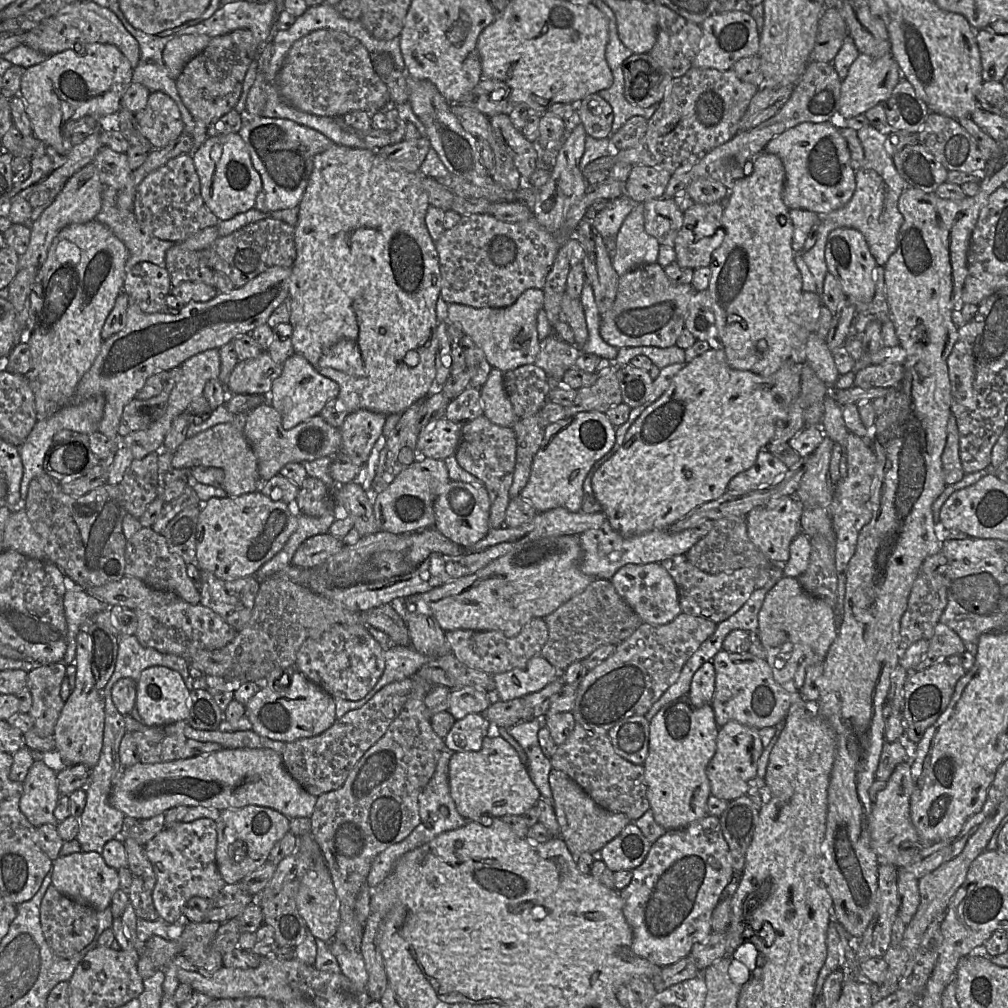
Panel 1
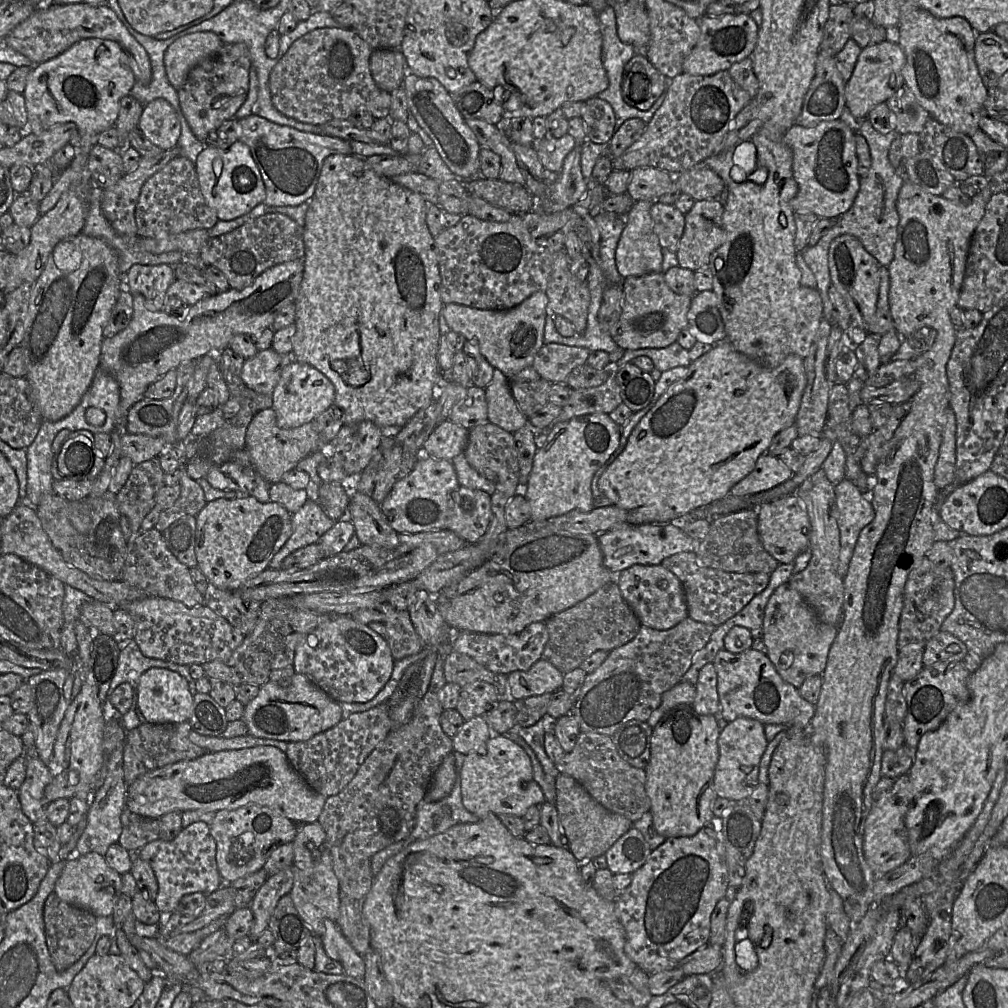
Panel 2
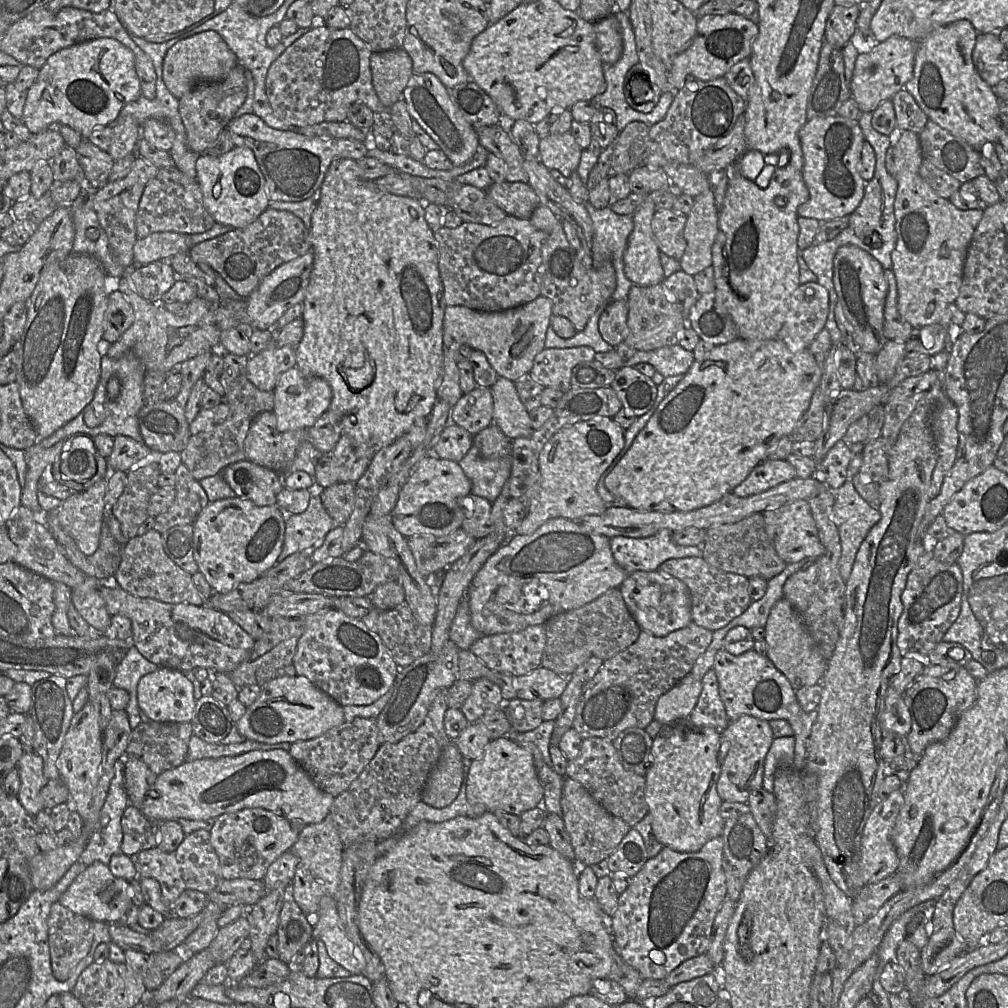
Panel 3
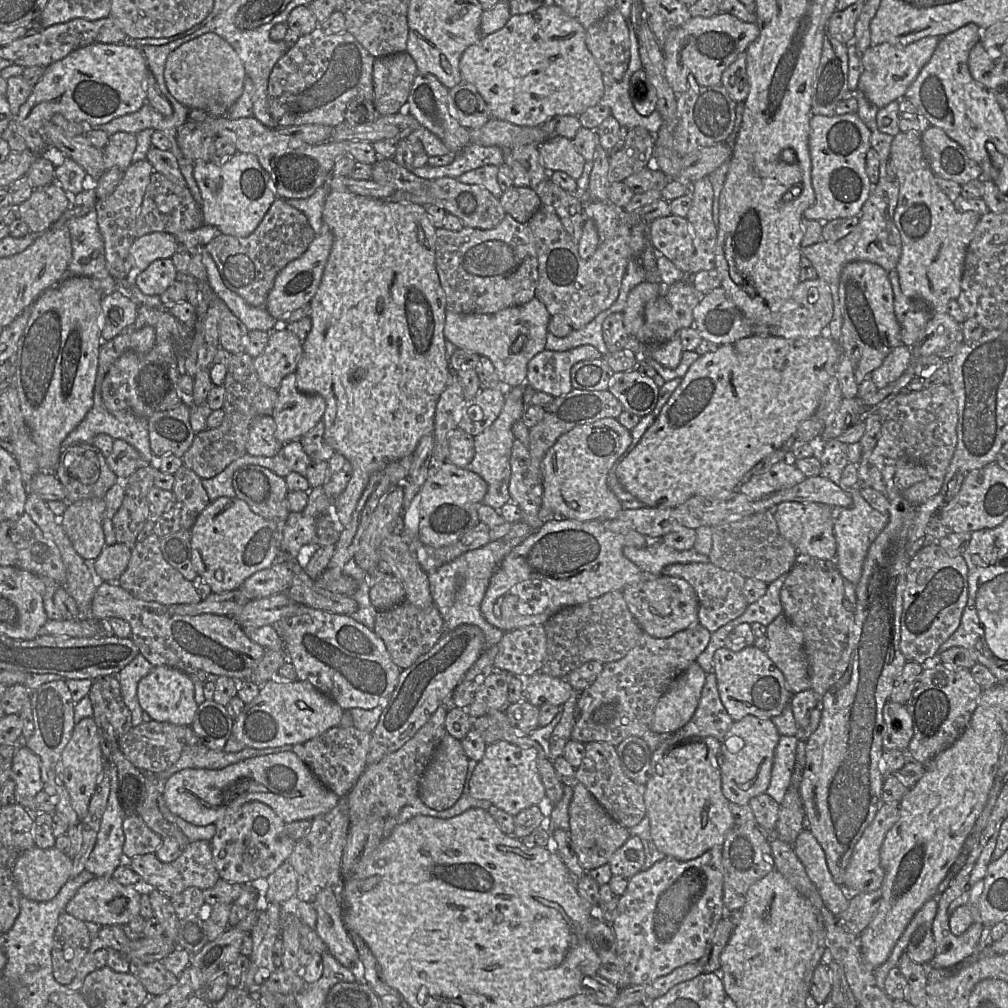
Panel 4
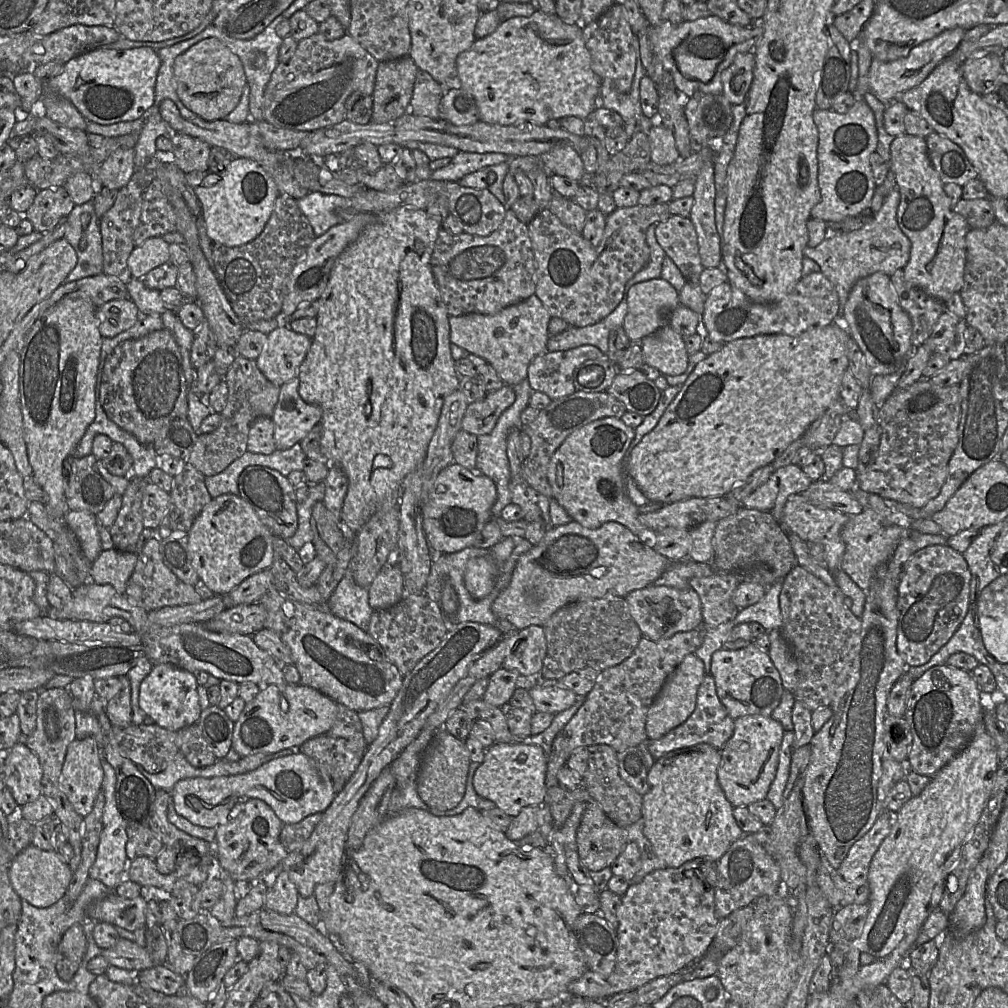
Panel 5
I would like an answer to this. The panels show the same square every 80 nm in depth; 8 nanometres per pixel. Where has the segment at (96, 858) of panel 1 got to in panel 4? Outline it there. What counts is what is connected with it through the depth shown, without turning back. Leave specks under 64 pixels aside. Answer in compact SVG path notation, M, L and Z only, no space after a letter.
M95 877L79 888L66 906L66 912L83 922L93 922L99 926L126 926L140 915L142 890L135 886L124 886L112 877Z

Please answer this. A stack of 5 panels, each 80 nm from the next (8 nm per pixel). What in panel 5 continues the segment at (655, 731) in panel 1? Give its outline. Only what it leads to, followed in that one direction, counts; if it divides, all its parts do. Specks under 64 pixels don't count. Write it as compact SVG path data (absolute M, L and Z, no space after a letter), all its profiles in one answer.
M701 743L671 751L656 760L648 773L648 790L643 795L642 817L643 834L652 845L654 853L668 868L677 868L695 858L709 858L718 861L736 840L745 833L737 825L733 806L718 781L718 767L721 751Z

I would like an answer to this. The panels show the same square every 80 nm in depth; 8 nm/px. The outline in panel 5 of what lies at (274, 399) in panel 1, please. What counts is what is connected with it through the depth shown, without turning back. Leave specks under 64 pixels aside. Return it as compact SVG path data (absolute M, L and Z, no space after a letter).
M298 377L280 386L278 401L271 417L277 450L287 450L300 443L321 422L321 408L306 403L298 389Z

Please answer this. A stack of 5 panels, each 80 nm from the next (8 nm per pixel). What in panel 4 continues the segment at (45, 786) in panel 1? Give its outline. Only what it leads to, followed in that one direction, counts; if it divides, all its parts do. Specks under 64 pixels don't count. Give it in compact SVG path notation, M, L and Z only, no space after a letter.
M25 745L17 747L10 778L15 782L16 803L28 810L37 795L43 789L41 779L41 760Z

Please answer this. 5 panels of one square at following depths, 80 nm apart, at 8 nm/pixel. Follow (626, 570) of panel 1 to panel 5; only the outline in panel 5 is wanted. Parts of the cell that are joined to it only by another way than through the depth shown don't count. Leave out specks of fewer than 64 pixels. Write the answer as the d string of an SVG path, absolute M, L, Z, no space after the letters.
M648 585L630 592L625 599L642 636L651 640L667 639L676 633L702 627L702 604L693 588L680 590L669 586Z

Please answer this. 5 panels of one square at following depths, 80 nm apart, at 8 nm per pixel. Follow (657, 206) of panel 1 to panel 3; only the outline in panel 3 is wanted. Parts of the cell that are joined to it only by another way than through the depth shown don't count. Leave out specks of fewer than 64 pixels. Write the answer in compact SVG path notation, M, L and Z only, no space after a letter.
M672 209L655 211L652 219L652 232L660 252L680 261L687 243L684 228L687 216Z

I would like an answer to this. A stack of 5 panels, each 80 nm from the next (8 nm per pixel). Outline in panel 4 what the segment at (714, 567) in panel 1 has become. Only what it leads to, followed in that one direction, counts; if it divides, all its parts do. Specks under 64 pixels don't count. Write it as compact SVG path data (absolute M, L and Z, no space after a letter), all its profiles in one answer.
M773 510L731 520L713 528L709 561L717 567L733 571L744 578L756 578L769 584L796 564L796 548L780 533Z

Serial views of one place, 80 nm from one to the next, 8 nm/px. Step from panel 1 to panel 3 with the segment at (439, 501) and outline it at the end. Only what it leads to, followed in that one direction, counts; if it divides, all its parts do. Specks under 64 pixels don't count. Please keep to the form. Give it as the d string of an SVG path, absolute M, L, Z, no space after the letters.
M471 493L466 497L460 498L459 504L463 510L461 529L476 540L492 532L492 503L490 501Z

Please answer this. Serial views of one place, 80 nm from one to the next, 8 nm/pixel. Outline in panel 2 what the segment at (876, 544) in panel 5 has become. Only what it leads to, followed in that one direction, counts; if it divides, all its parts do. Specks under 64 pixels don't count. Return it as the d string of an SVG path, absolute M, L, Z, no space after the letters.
M844 479L835 486L837 524L840 531L838 572L844 578L863 528L875 518L875 510L865 496L850 480Z

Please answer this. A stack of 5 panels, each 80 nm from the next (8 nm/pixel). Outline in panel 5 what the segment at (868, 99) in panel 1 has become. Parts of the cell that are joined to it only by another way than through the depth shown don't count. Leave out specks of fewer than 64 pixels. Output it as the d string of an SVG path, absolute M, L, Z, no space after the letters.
M960 27L947 29L913 47L907 56L893 61L873 58L868 74L870 92L882 103L889 105L899 95L919 85L943 59L954 52L963 41L965 31Z

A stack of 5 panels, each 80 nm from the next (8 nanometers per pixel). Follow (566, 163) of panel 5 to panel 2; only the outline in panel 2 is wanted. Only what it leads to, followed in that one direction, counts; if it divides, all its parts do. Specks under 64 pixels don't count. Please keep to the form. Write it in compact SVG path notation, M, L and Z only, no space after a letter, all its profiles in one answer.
M565 134L560 138L543 138L534 144L538 158L547 170L560 173L565 157L578 145L575 139Z

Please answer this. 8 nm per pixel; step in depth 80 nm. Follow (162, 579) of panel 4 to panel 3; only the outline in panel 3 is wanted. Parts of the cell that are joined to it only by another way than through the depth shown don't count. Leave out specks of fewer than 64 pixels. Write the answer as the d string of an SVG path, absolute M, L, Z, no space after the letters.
M149 530L142 536L129 539L122 547L122 559L115 573L118 585L126 592L141 598L151 598L169 604L204 605L205 600L195 588L192 575L177 566L165 553L162 535Z

